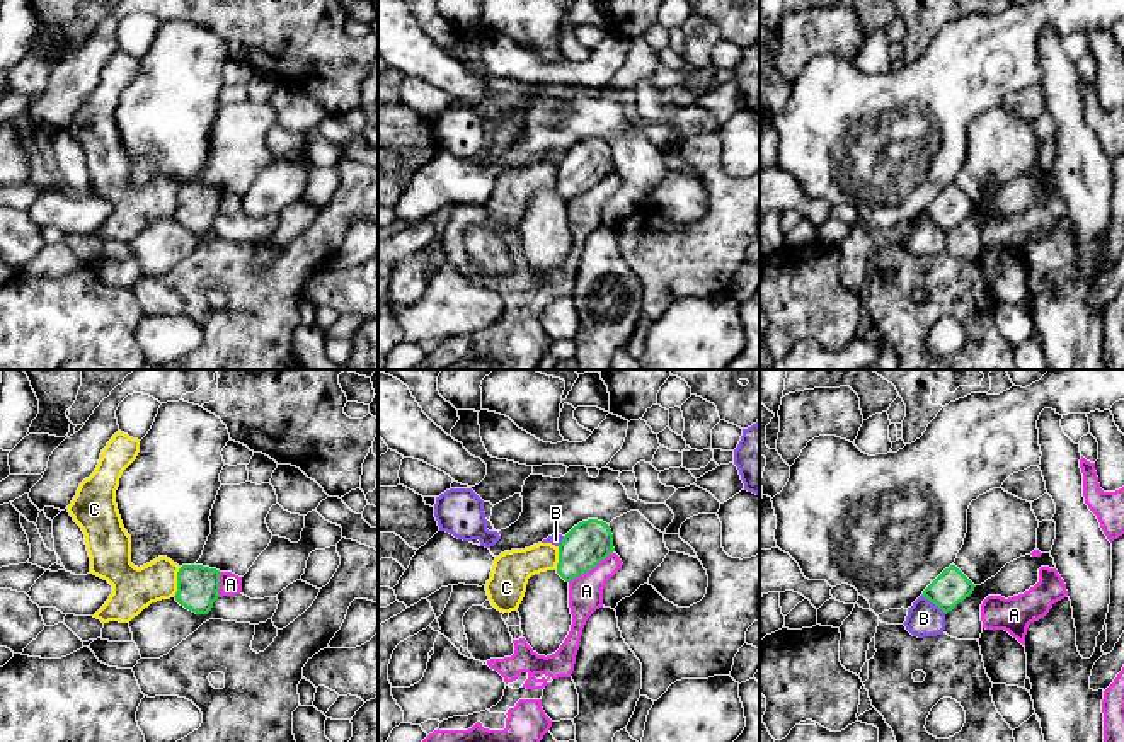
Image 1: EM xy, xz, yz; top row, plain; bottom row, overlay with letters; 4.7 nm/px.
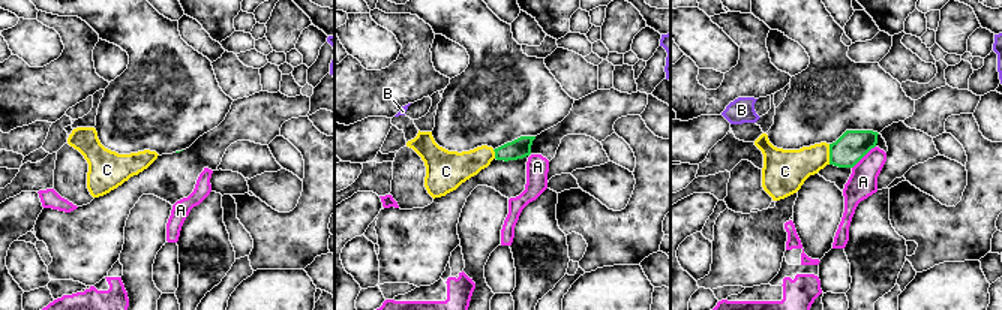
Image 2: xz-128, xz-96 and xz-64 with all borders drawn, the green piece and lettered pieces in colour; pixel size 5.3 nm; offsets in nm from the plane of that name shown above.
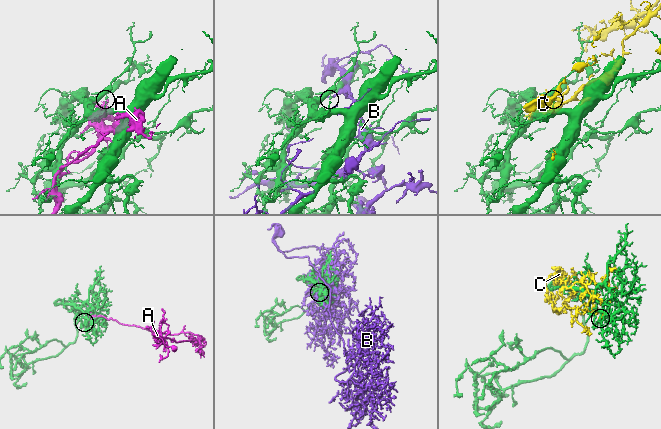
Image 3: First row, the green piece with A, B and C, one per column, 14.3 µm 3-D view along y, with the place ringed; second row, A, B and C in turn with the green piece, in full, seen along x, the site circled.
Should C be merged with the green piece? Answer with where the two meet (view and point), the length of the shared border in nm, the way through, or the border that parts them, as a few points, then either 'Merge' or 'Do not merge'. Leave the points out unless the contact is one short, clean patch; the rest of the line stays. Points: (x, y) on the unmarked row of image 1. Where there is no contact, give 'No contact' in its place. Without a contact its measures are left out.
Touches green at xy (177, 201). Shared border 150 nm. Boundary: xy (181, 186), (177, 191), (177, 210), (172, 215). Do not merge

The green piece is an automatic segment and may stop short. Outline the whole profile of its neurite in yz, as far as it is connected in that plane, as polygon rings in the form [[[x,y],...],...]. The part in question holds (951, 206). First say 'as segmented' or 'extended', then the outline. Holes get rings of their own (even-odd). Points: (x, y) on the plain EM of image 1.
as segmented | [[[950,184],[923,209],[921,214],[947,233],[969,216],[974,206],[976,204],[955,184]]]

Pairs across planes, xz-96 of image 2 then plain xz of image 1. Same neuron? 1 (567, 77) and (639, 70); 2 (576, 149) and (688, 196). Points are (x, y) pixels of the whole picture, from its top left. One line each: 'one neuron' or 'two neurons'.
1: one neuron
2: two neurons

